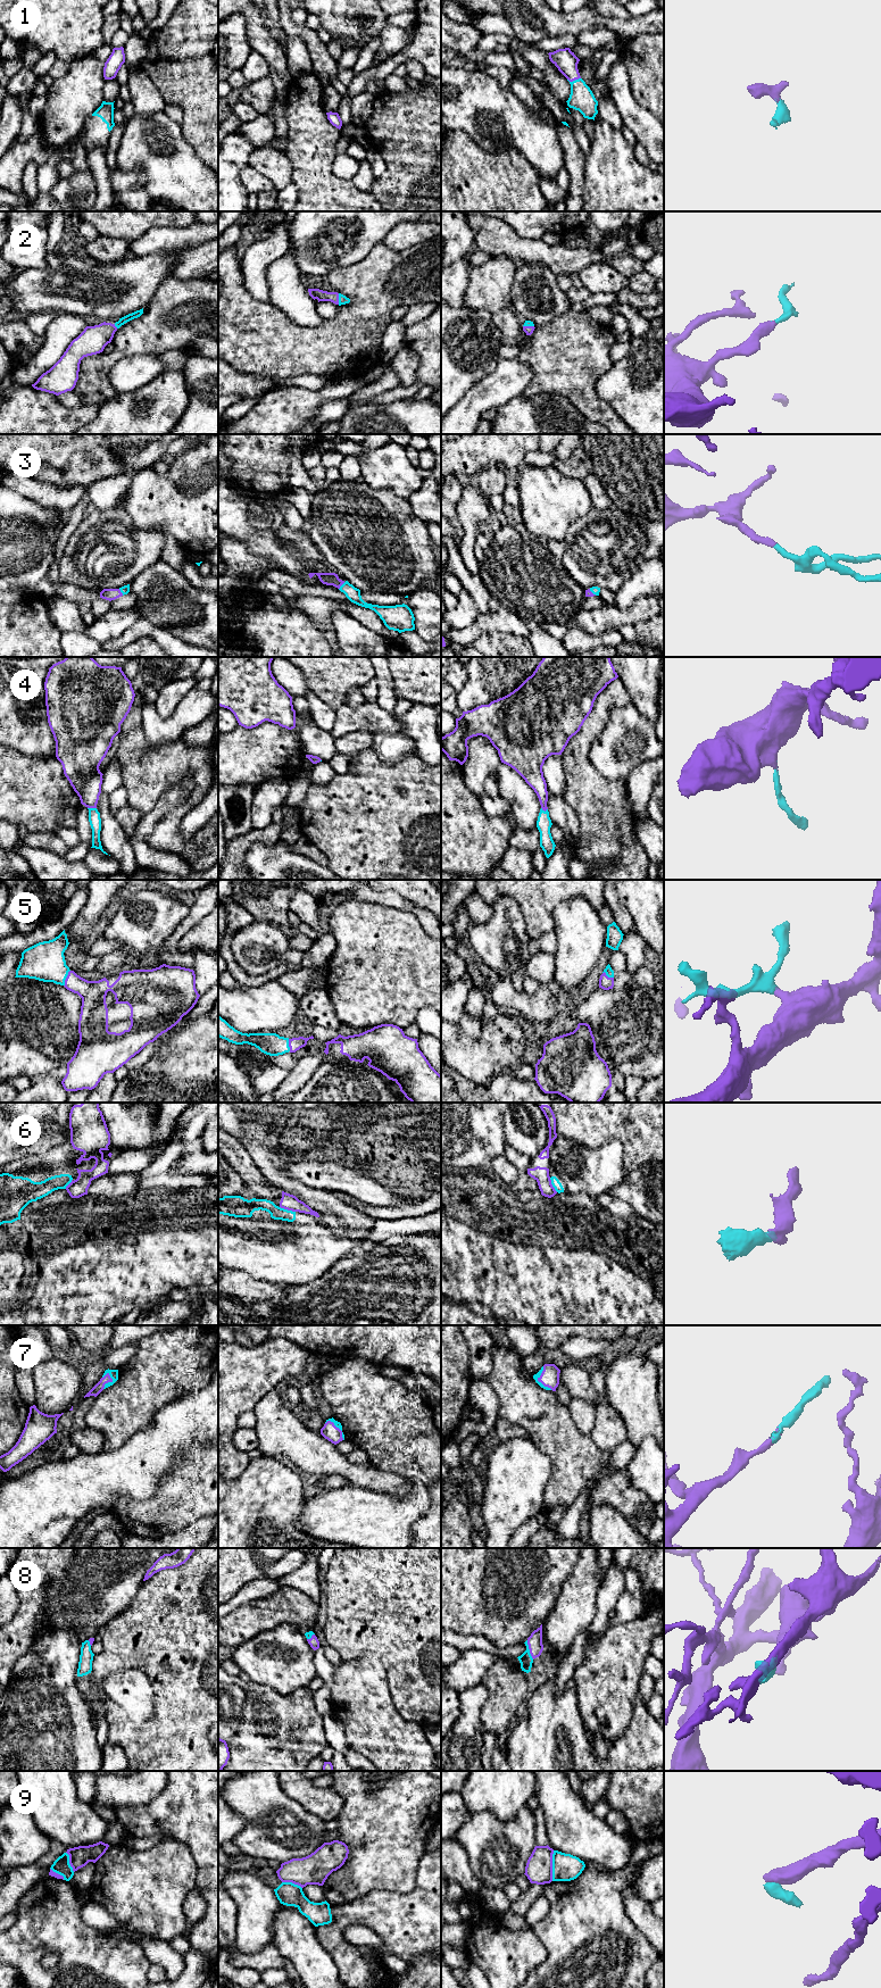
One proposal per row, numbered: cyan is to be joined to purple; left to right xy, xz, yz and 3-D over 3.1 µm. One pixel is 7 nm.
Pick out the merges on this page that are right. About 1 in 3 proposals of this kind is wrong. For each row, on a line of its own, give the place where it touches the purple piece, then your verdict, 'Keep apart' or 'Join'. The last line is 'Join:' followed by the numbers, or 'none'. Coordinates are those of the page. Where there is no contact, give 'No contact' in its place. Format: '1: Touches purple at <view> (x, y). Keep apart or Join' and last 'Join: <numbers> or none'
1: Touches purple at yz (573, 80). Join
2: Touches purple at xz (338, 299). Join
3: Touches purple at xz (341, 584). Join
4: Touches purple at xy (92, 807). Join
5: Touches purple at xy (66, 978). Join
6: Touches purple at xz (288, 1209). Keep apart
7: Touches purple at yz (538, 1380). Join
8: Touches purple at yz (529, 1648). Join
9: Touches purple at yz (551, 1865). Keep apart
Join: 1, 2, 3, 4, 5, 7, 8

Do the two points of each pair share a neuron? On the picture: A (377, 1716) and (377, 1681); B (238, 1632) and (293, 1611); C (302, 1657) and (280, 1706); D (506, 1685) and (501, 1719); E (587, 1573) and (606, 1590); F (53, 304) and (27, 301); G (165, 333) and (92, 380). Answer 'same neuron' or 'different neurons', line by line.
A: same neuron
B: same neuron
C: different neurons
D: same neuron
E: different neurons
F: same neuron
G: same neuron

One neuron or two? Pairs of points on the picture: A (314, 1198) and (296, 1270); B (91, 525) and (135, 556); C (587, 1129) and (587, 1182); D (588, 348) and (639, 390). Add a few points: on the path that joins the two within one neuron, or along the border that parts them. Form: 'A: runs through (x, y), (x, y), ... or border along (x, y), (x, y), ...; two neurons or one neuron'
A: border along (317, 1217), (337, 1236); two neurons
B: runs through (102, 537), (117, 551), (124, 551); one neuron
C: border along (563, 1136), (590, 1148), (599, 1148), (612, 1140); two neurons
D: border along (613, 363), (597, 381), (596, 388); two neurons

